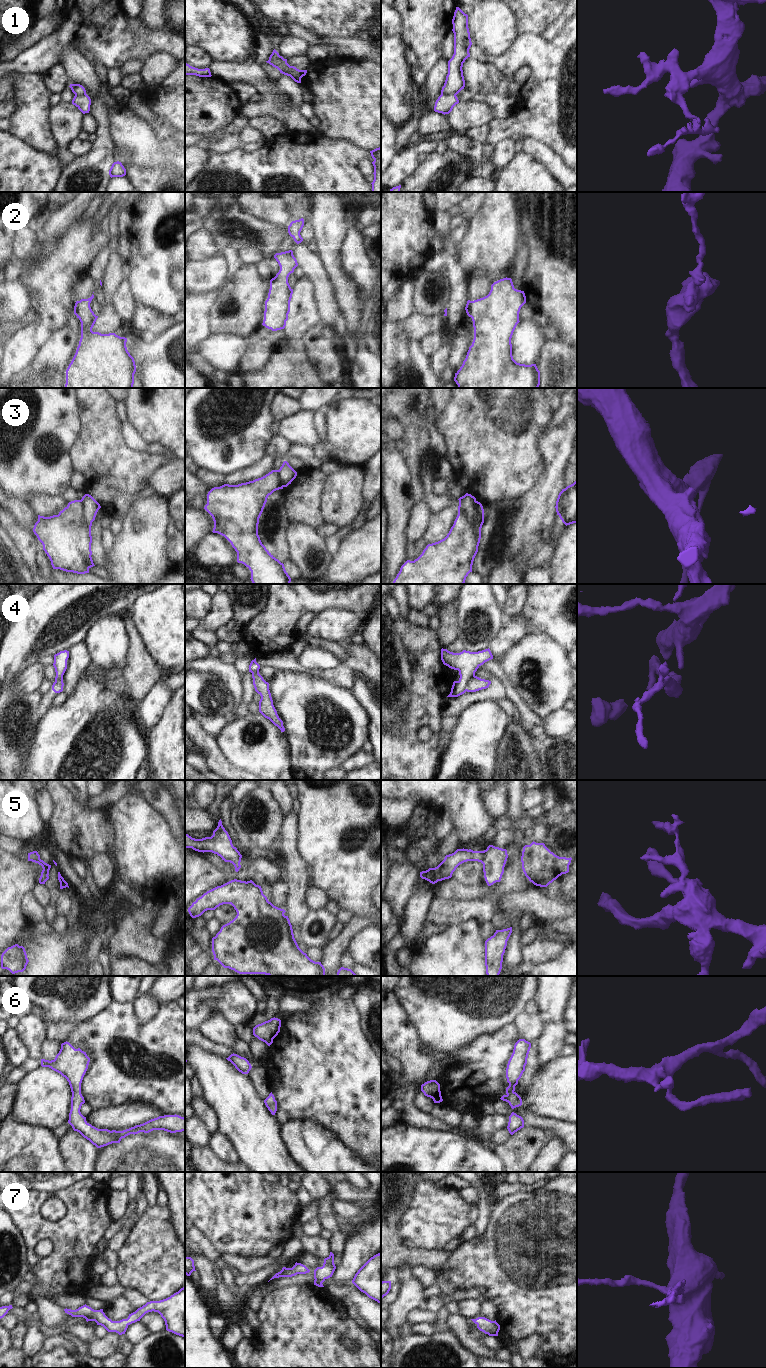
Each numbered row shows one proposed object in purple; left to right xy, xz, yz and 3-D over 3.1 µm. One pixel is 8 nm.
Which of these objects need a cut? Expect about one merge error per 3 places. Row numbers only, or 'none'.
1, 3, 4, 5

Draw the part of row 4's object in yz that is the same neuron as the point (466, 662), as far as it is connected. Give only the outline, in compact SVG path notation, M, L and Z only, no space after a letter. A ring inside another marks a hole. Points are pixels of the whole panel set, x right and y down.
M441 649L441 660L444 665L451 669L458 670L460 678L454 681L451 692L447 697L458 697L467 691L469 680L475 676L477 669L485 662L493 659L490 649L478 652L463 650L460 653L453 653L447 649Z

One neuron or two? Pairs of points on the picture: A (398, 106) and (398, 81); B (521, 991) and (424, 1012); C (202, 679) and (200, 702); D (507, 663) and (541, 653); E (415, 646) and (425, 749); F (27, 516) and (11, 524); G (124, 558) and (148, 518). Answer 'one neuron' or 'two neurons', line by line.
A: one neuron
B: one neuron
C: one neuron
D: one neuron
E: one neuron
F: two neurons
G: one neuron

